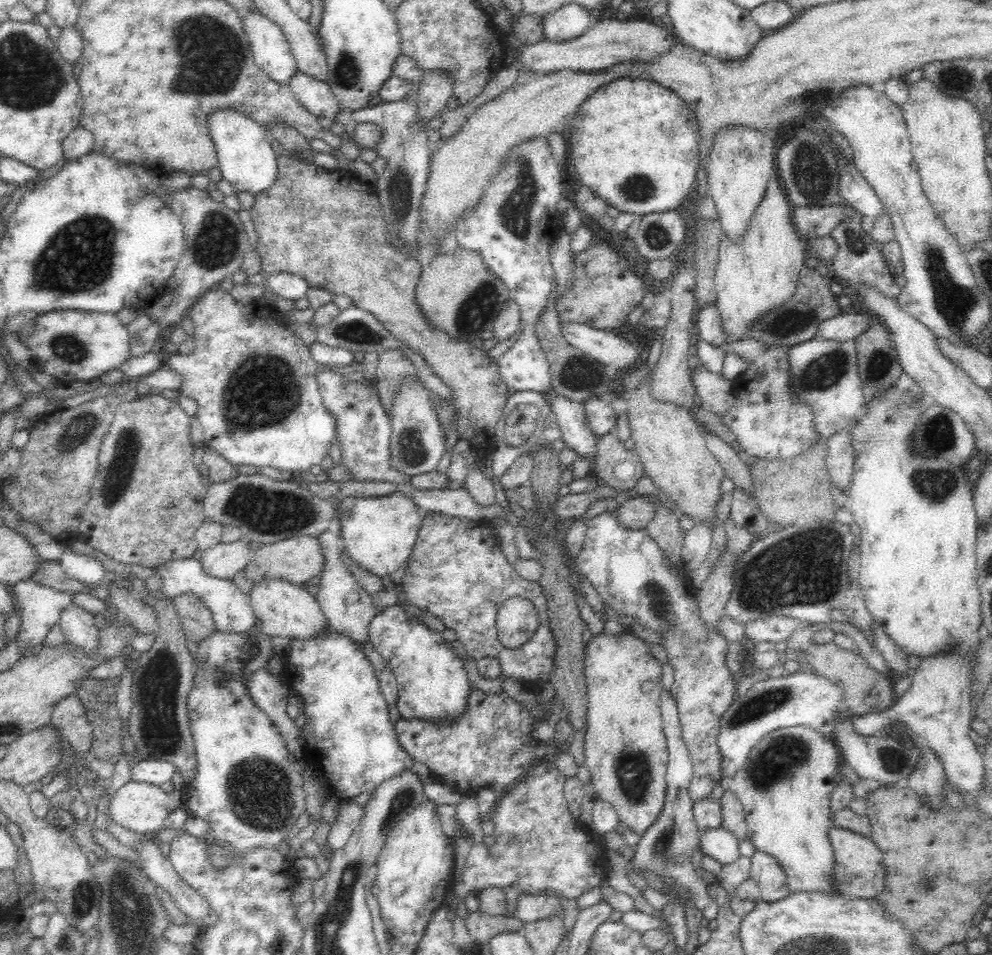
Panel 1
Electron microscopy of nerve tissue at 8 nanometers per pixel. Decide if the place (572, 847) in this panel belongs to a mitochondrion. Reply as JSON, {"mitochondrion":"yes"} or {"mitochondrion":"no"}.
{"mitochondrion":"no"}

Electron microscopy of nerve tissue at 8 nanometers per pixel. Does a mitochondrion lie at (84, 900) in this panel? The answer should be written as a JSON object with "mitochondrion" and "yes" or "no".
{"mitochondrion":"yes"}

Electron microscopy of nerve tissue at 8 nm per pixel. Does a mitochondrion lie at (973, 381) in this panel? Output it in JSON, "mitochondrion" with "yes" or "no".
{"mitochondrion":"no"}

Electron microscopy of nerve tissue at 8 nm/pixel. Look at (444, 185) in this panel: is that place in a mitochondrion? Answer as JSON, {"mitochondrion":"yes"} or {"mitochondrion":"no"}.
{"mitochondrion":"no"}

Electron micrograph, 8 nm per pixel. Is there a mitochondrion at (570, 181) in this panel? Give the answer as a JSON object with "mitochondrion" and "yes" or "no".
{"mitochondrion":"no"}

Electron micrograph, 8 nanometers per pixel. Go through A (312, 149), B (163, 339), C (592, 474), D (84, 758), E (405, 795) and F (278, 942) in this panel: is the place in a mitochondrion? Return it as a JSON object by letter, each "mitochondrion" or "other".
{"A":"other","B":"other","C":"other","D":"other","E":"mitochondrion","F":"mitochondrion"}

